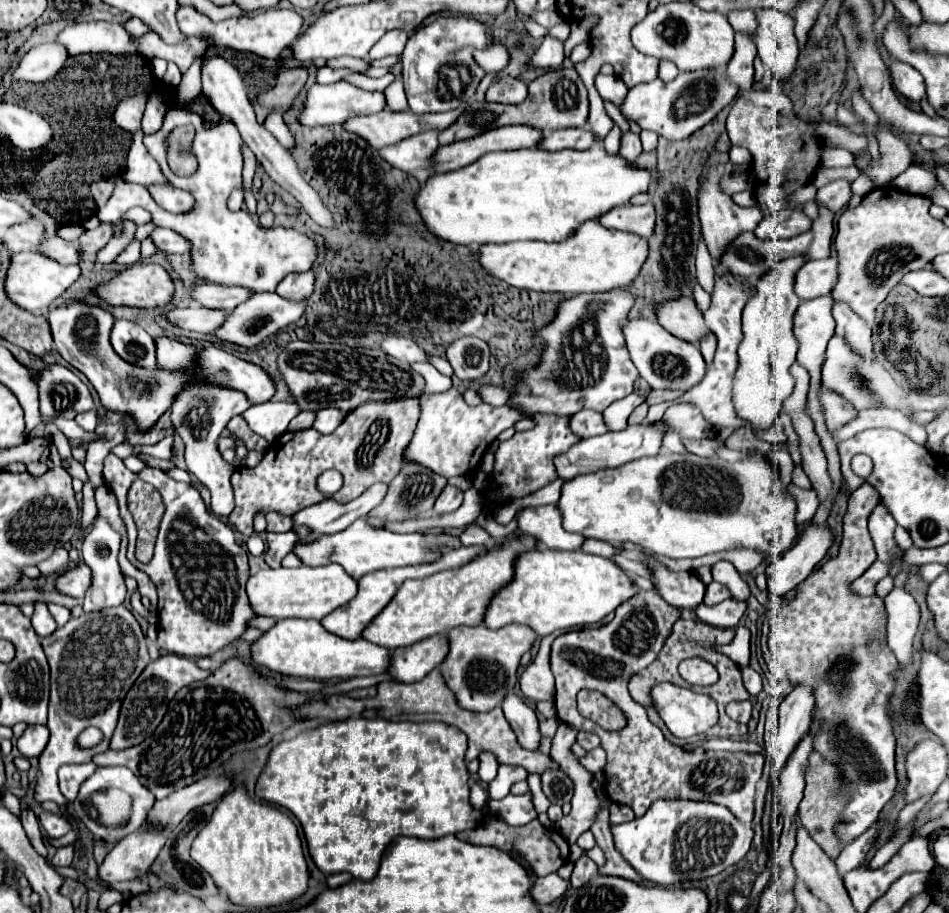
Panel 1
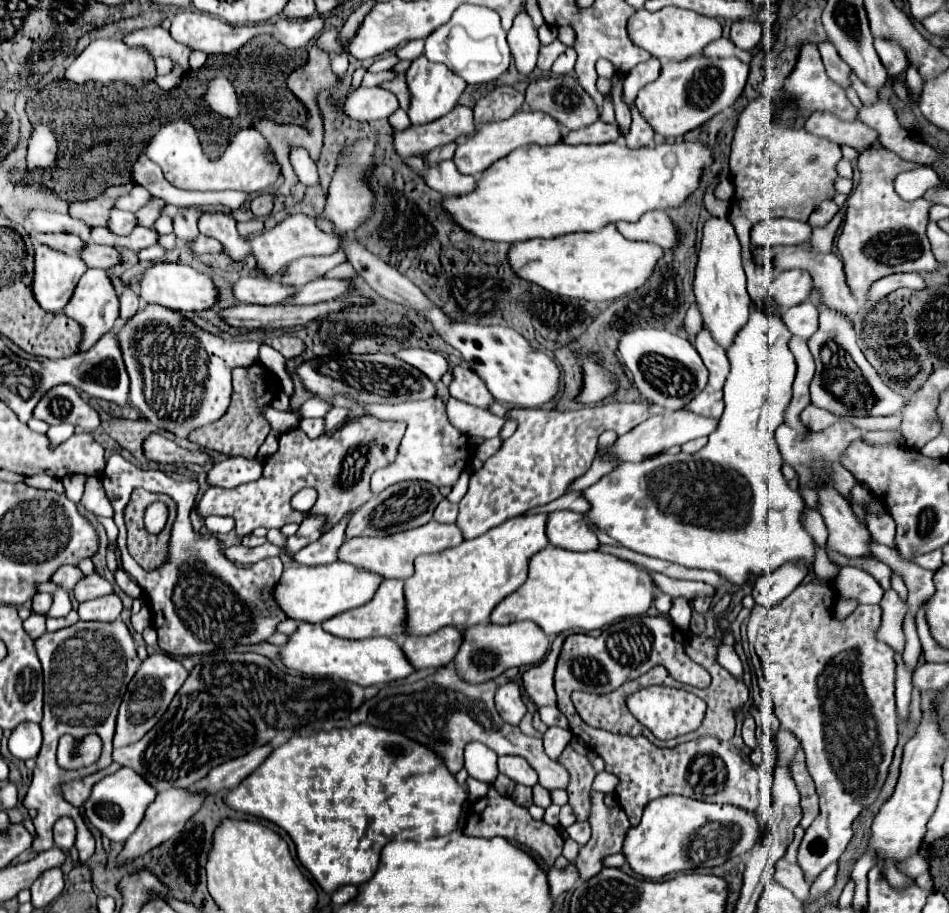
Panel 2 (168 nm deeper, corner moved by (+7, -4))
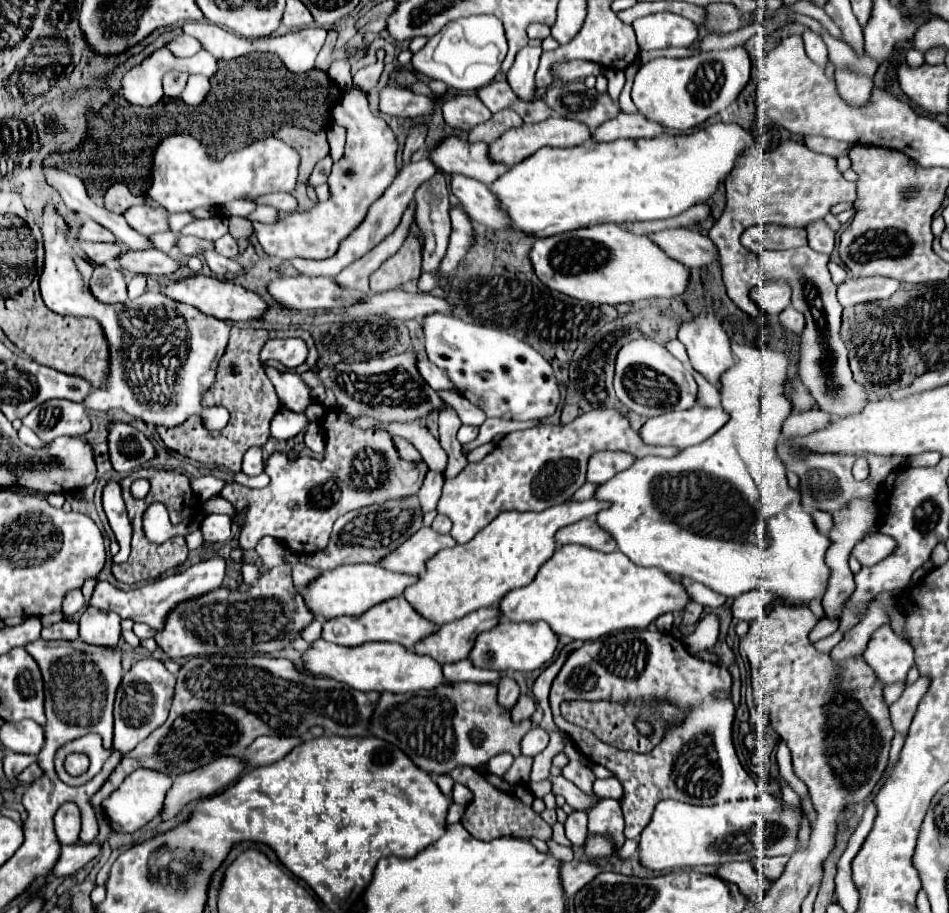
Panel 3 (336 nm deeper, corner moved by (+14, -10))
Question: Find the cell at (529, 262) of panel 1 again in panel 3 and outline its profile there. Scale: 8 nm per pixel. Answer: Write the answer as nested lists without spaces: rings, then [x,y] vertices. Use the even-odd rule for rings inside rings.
[[[614,223],[536,239],[530,259],[546,287],[588,303],[614,305],[640,299],[670,299],[682,295],[690,285],[690,269],[670,259],[648,237],[638,237]]]

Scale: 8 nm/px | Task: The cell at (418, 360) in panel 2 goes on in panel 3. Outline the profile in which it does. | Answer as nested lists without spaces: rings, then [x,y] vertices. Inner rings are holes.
[[[420,359],[418,361],[418,371],[420,375],[426,379],[426,383],[434,389],[434,391],[454,391],[454,393],[460,393],[454,383],[450,383],[446,371],[442,371],[440,367],[436,367],[434,363],[430,363],[428,359]]]

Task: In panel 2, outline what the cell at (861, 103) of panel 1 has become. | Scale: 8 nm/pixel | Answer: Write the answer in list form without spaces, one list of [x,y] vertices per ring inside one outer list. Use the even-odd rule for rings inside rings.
[[[825,41],[825,43],[819,45],[819,51],[821,51],[821,59],[823,59],[823,65],[825,65],[829,79],[833,79],[843,89],[851,87],[851,79],[849,79],[851,67],[845,61],[841,61],[835,47],[829,41]]]

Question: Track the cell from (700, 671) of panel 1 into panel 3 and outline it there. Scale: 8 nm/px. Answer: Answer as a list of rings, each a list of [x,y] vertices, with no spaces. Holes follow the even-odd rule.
[[[630,629],[630,631],[620,631],[612,635],[604,635],[602,639],[596,639],[592,643],[584,643],[580,649],[576,649],[558,677],[552,683],[550,691],[550,707],[554,713],[554,723],[564,729],[574,745],[580,749],[580,753],[590,759],[592,763],[604,765],[616,777],[620,779],[624,787],[624,795],[620,799],[624,819],[626,819],[626,829],[624,835],[628,839],[640,837],[644,827],[650,823],[652,813],[656,803],[662,799],[682,799],[684,803],[690,805],[716,805],[722,801],[736,801],[736,799],[750,799],[758,795],[758,785],[756,781],[744,771],[744,767],[738,761],[734,743],[732,743],[732,723],[734,723],[734,703],[730,697],[716,697],[718,691],[730,693],[732,687],[732,677],[728,669],[702,661],[688,653],[684,644],[670,633],[660,633],[660,631],[646,631],[646,629]],[[564,699],[612,699],[612,701],[624,701],[628,703],[630,699],[658,699],[658,701],[668,701],[674,703],[682,709],[688,711],[684,721],[680,725],[670,725],[670,729],[664,733],[662,741],[650,751],[650,753],[630,753],[630,751],[620,751],[616,747],[608,747],[606,743],[598,741],[596,735],[582,727],[574,727],[560,715],[560,703]]]

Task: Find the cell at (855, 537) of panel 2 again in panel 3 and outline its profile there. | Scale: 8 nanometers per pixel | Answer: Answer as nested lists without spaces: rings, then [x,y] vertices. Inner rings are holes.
[[[874,533],[864,537],[860,543],[856,543],[856,551],[852,551],[852,555],[866,567],[880,563],[882,559],[890,557],[892,551],[896,549],[894,539],[890,539],[890,535],[882,535],[882,533]]]

